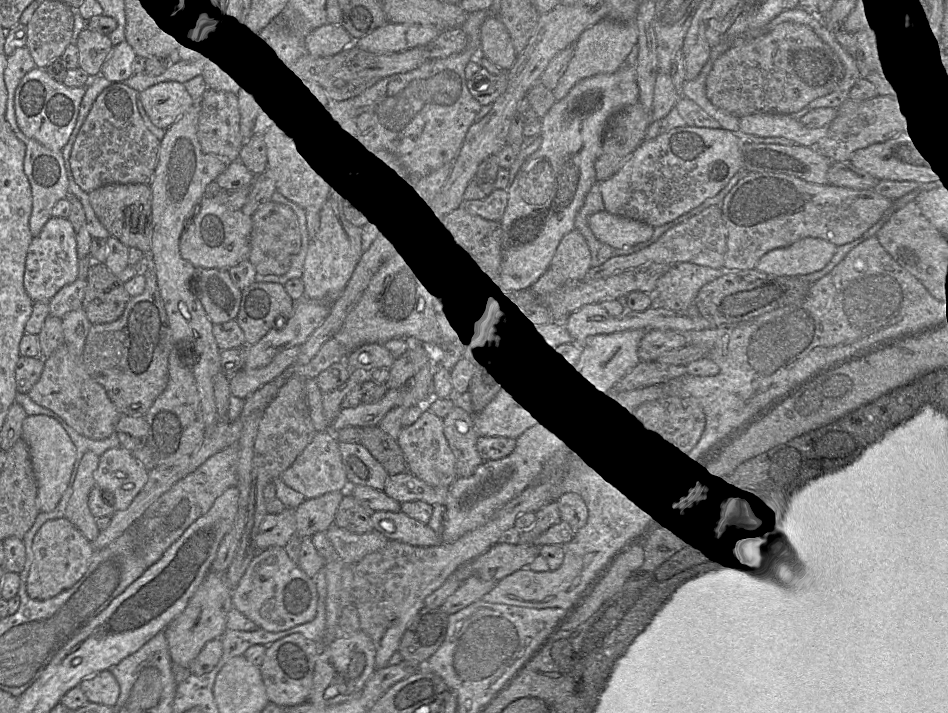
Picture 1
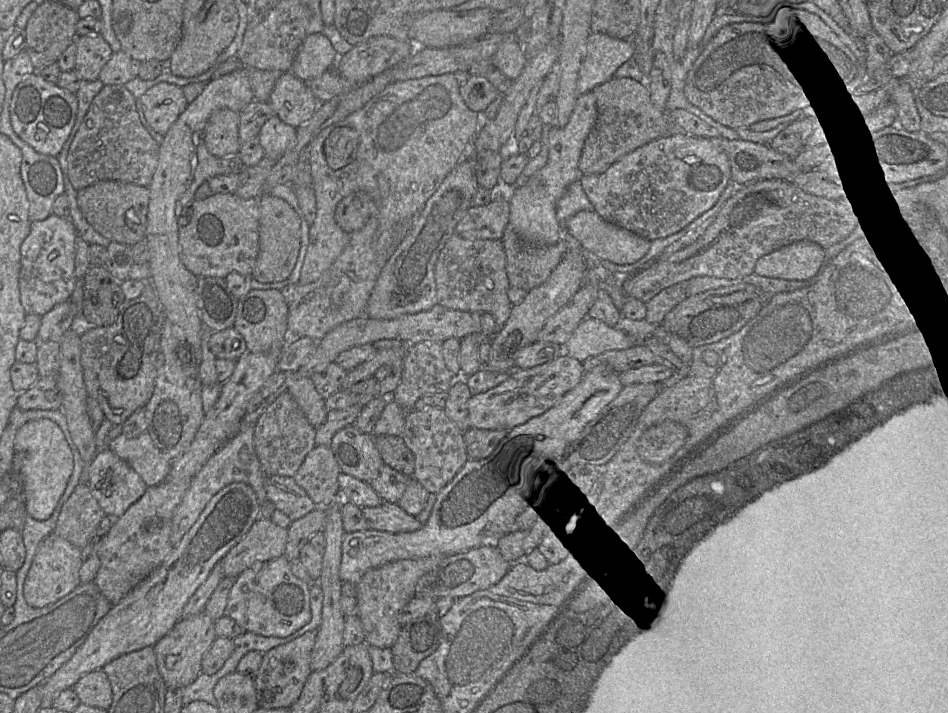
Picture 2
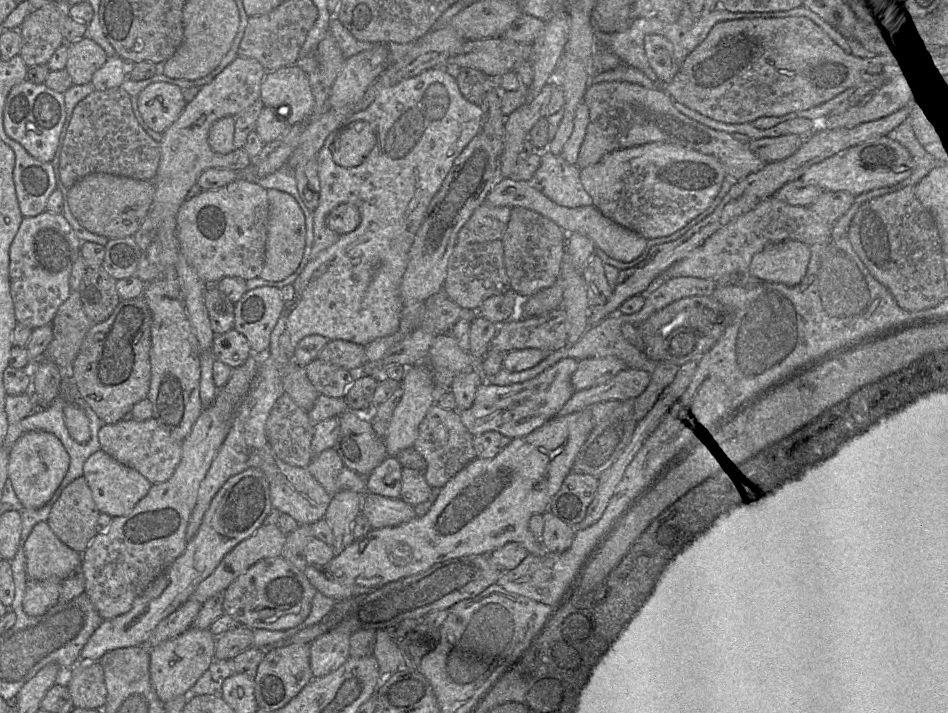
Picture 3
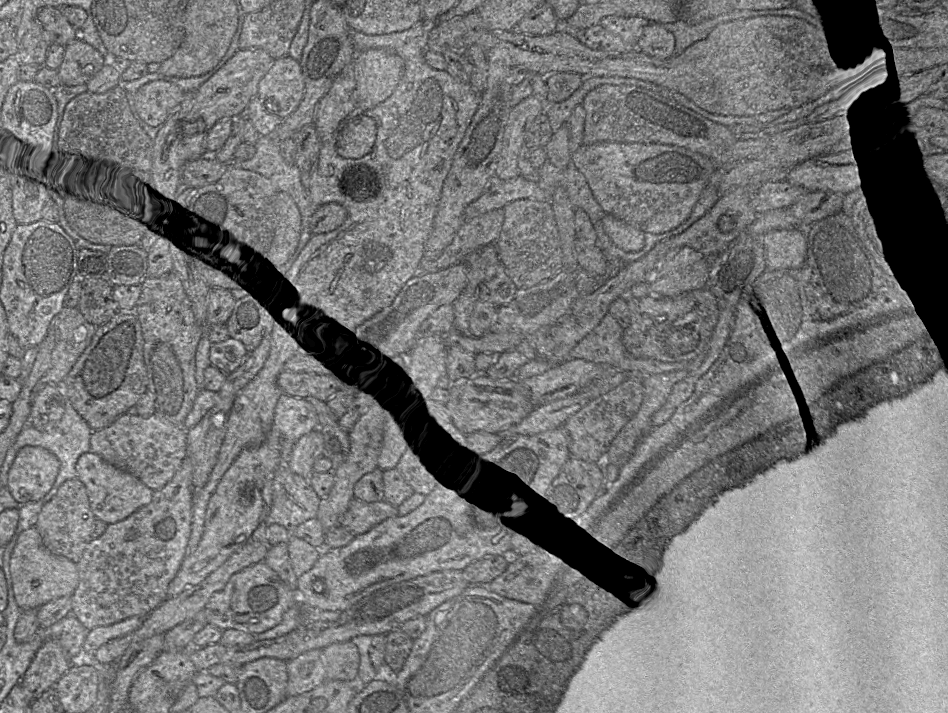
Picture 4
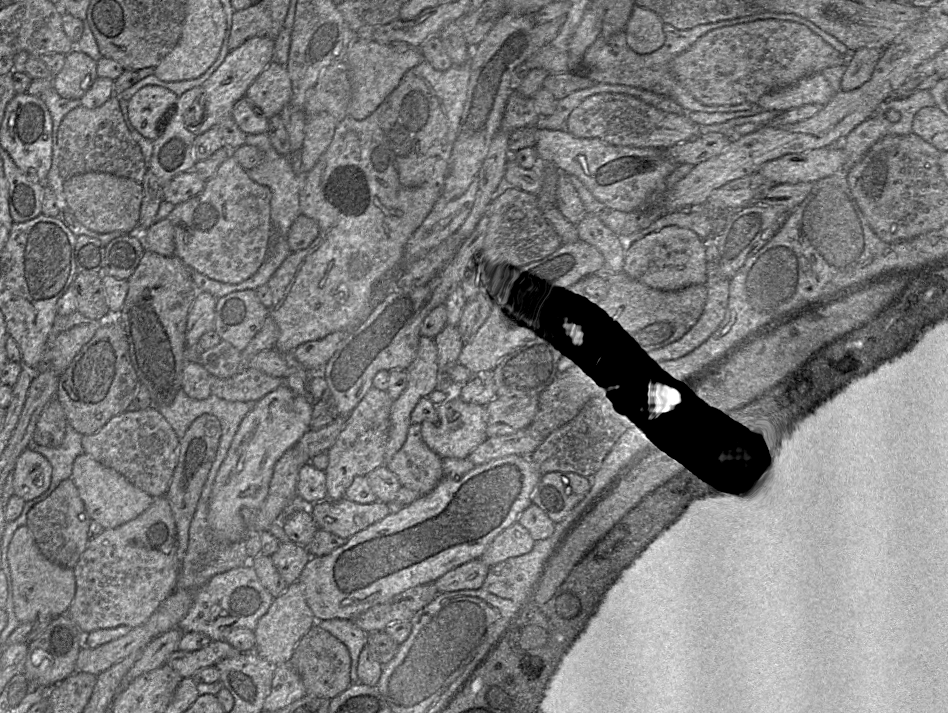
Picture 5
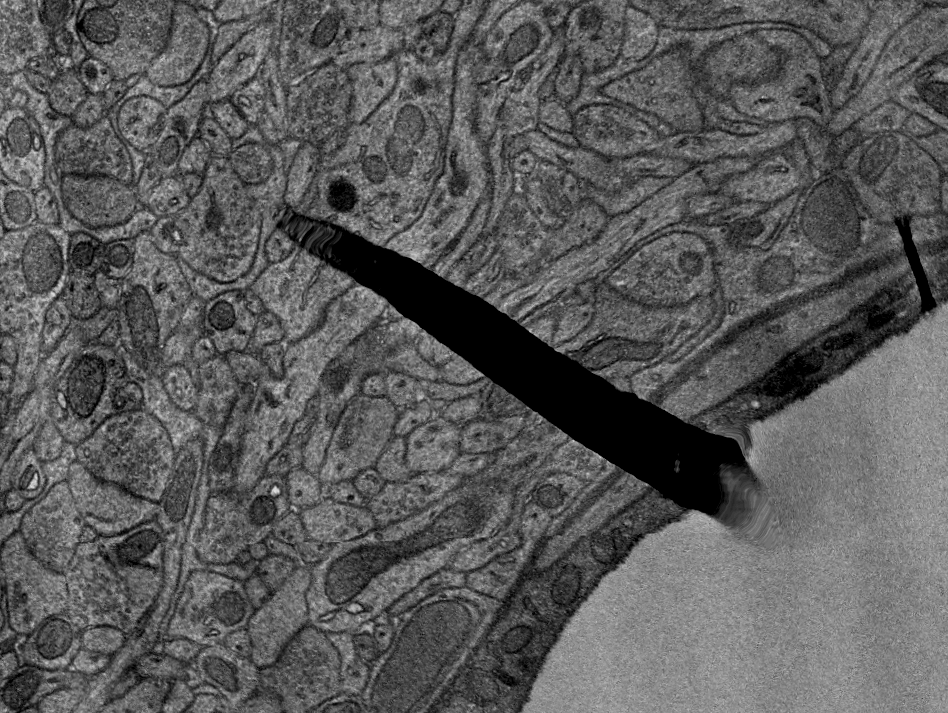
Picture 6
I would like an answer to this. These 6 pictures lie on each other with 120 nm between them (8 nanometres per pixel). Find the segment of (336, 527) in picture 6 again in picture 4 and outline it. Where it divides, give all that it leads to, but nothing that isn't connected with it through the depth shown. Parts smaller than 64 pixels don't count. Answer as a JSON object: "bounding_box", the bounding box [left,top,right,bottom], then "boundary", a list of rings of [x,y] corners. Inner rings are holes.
{"bounding_box":[340,499,397,536],"boundary":[[[353,499],[341,518],[340,526],[347,529],[354,536],[358,536],[397,515],[397,507],[383,499],[376,502]]]}

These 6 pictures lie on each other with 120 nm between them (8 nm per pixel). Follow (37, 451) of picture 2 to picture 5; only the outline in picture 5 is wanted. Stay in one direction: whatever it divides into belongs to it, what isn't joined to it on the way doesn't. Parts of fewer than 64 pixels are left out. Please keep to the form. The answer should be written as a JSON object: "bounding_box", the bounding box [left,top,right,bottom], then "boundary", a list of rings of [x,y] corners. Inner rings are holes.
{"bounding_box":[13,448,52,501],"boundary":[[[26,448],[13,471],[14,494],[25,501],[44,493],[50,486],[52,466],[40,453]]]}

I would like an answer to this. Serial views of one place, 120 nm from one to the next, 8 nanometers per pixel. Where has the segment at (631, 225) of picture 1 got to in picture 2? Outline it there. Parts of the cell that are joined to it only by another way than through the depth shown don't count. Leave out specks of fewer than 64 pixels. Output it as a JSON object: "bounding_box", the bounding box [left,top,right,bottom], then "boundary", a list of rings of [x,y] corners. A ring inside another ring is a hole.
{"bounding_box":[566,210,651,265],"boundary":[[[583,210],[576,213],[567,220],[566,231],[583,249],[616,265],[635,263],[643,258],[651,247],[651,240],[606,221],[596,211]]]}

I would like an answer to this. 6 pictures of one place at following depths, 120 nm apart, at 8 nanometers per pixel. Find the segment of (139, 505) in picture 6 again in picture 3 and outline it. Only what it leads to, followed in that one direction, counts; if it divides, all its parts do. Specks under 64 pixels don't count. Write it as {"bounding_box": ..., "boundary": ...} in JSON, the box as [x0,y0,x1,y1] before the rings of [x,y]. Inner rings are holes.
{"bounding_box":[83,449,153,518],"boundary":[[[102,449],[91,454],[85,461],[83,476],[91,489],[93,501],[100,513],[108,514],[112,518],[129,514],[153,485],[138,471],[118,462]]]}

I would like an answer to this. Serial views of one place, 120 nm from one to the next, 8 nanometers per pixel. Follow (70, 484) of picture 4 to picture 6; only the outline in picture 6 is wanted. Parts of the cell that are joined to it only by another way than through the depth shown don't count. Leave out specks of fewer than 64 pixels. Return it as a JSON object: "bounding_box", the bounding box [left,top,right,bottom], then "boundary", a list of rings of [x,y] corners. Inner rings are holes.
{"bounding_box":[19,480,85,574],"boundary":[[[64,480],[54,484],[47,495],[24,514],[19,531],[37,560],[46,568],[64,574],[80,543],[79,537],[85,525],[75,505],[69,484]]]}

